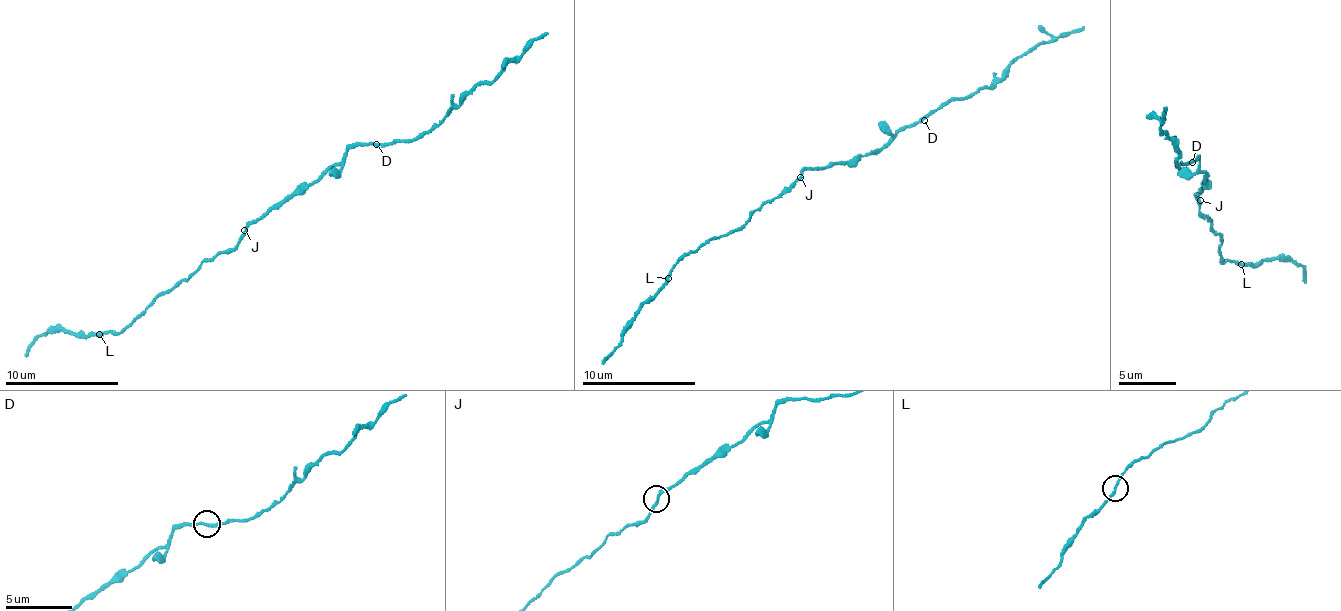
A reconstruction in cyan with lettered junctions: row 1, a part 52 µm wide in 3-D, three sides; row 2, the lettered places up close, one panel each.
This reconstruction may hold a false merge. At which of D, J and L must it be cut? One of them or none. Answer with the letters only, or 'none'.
none

